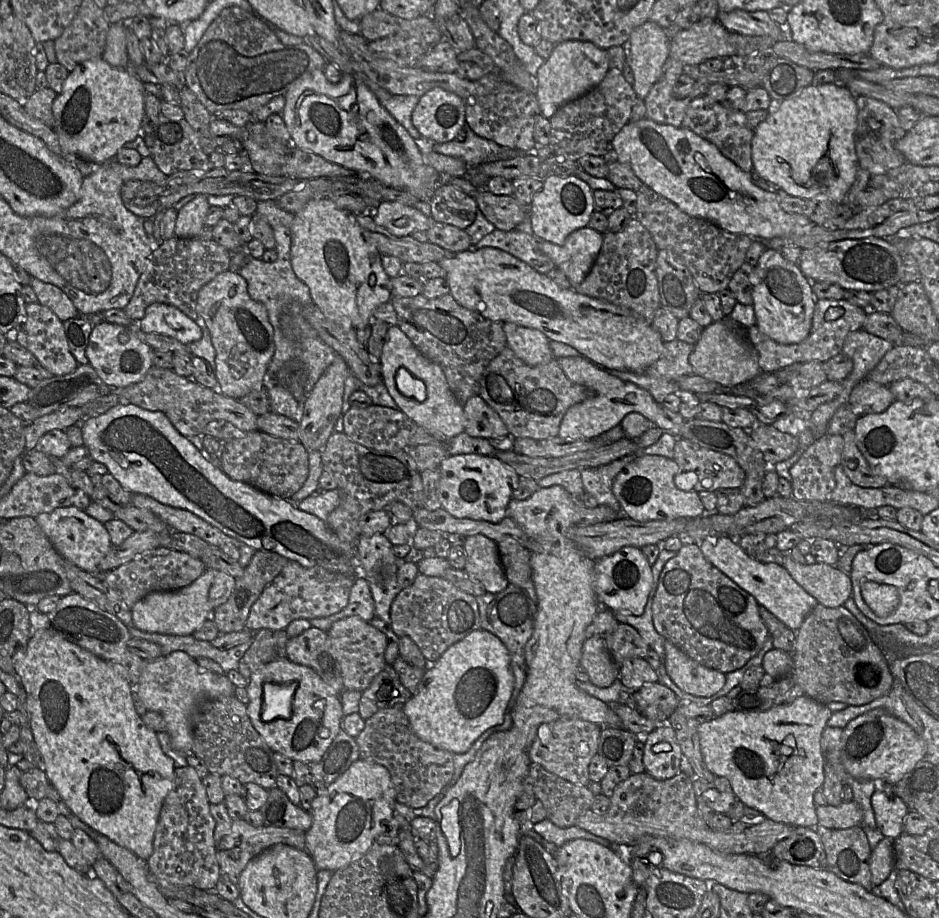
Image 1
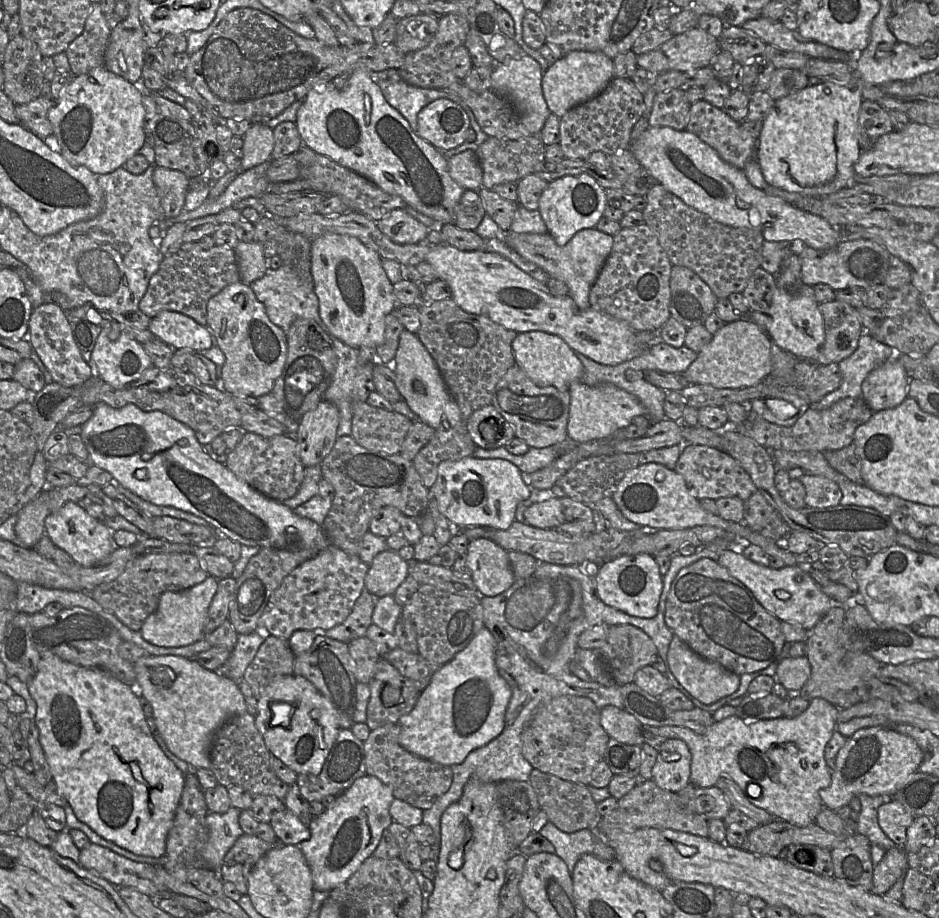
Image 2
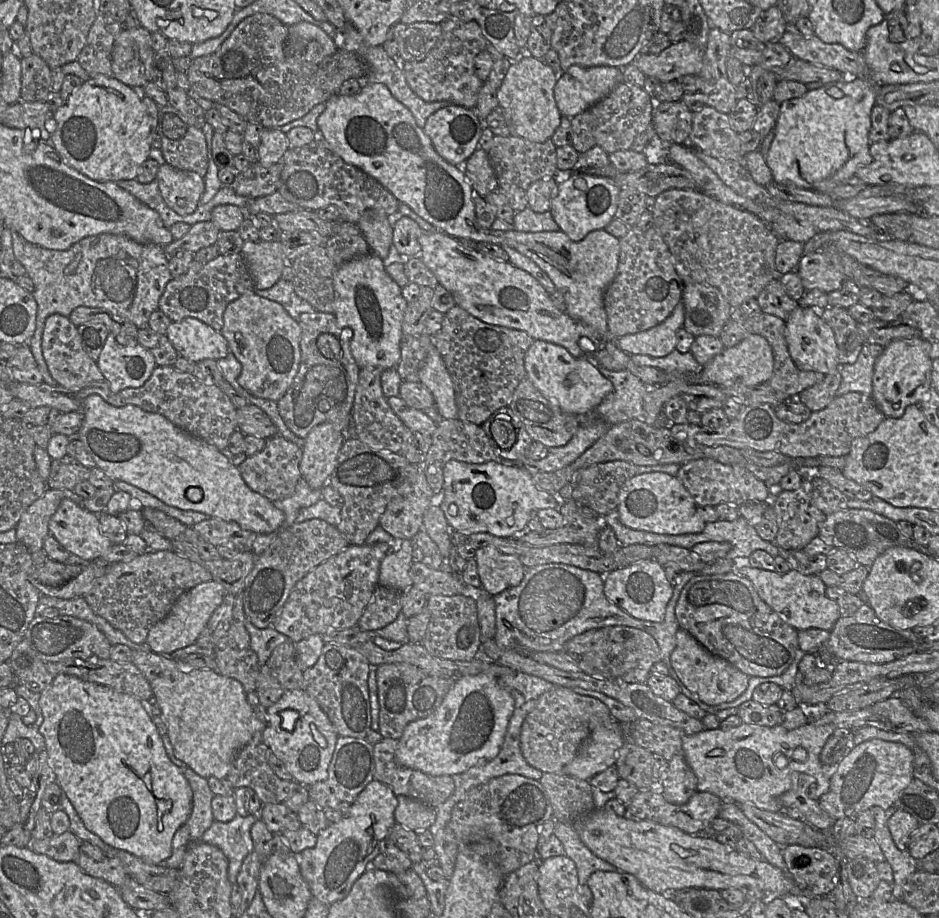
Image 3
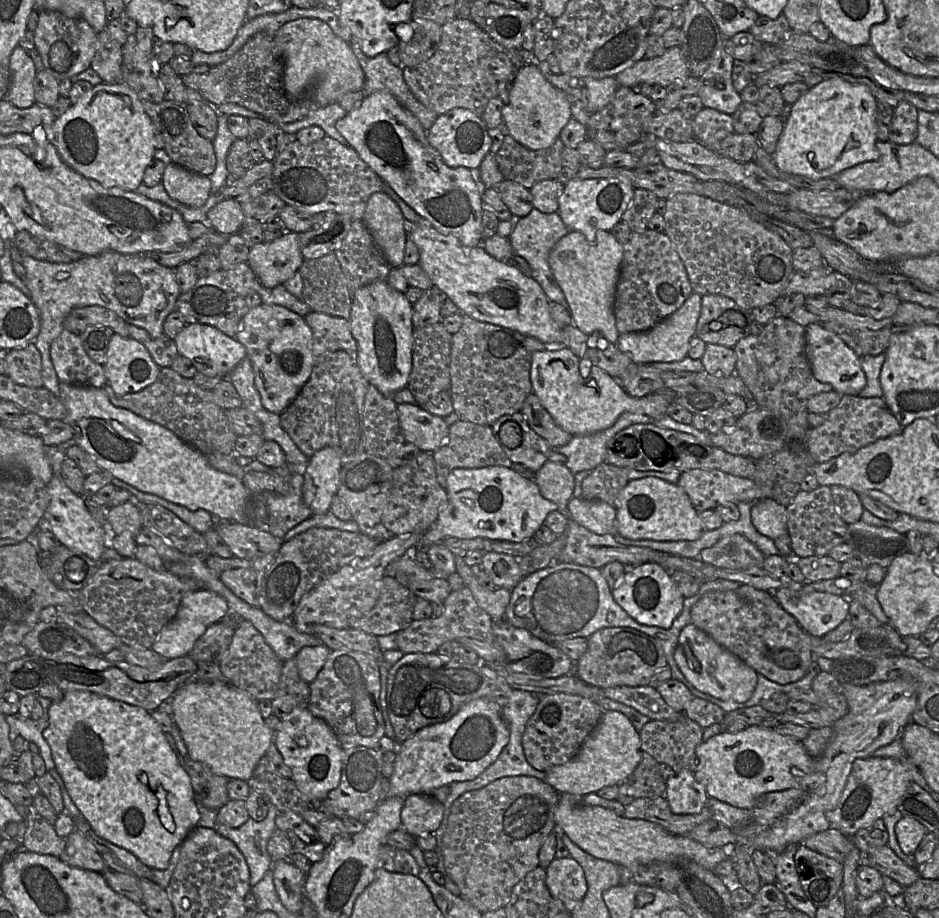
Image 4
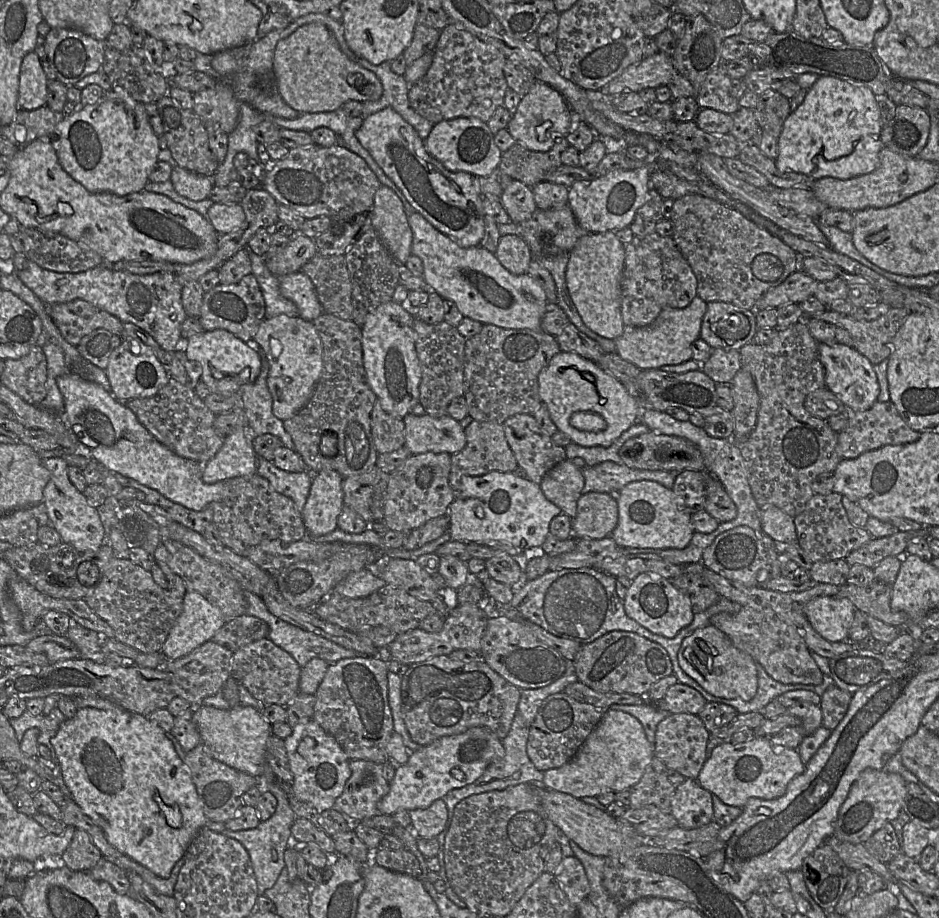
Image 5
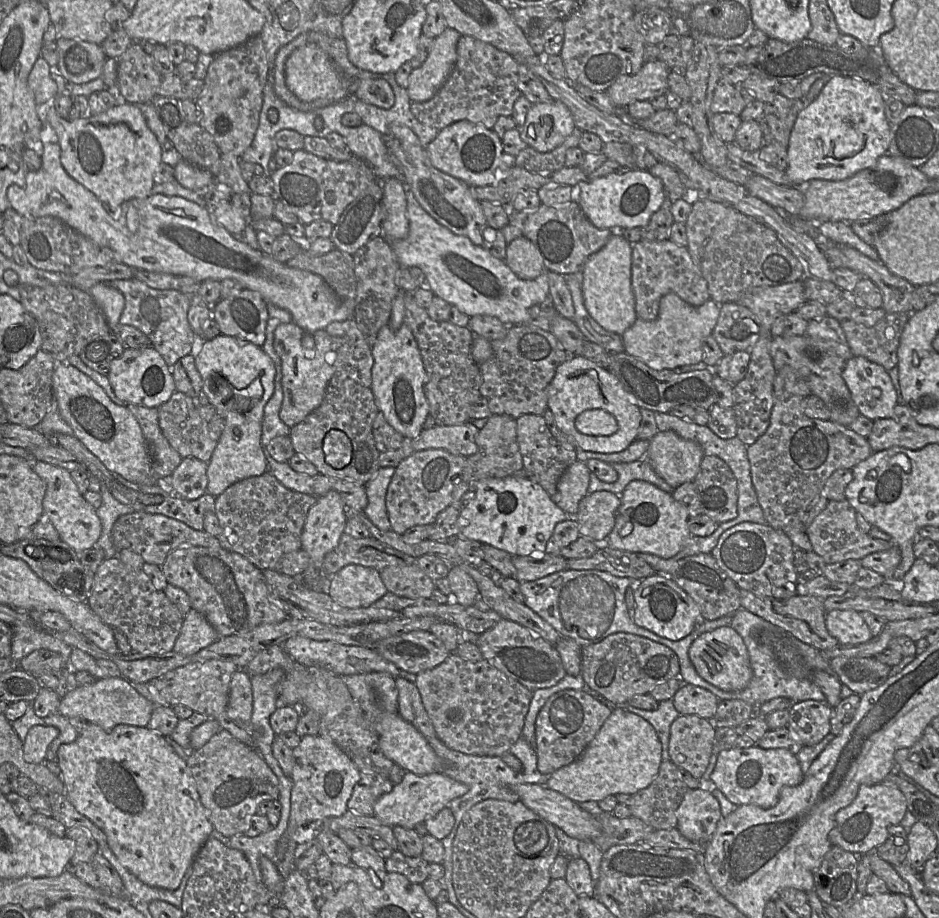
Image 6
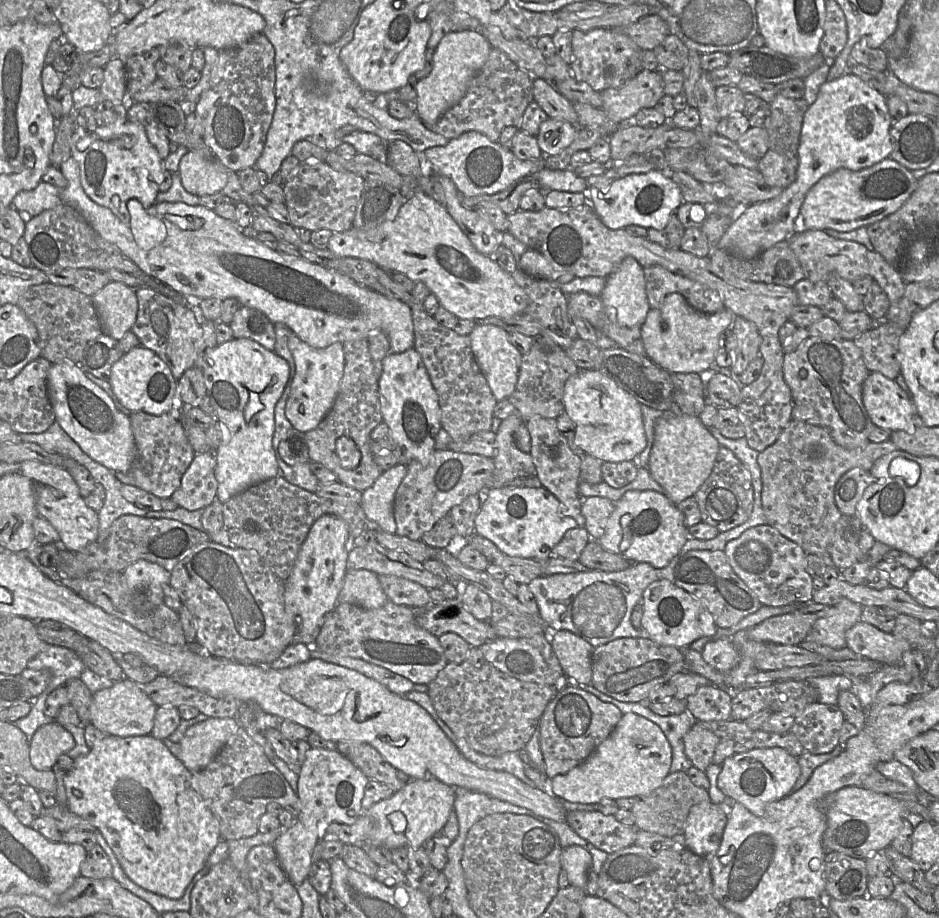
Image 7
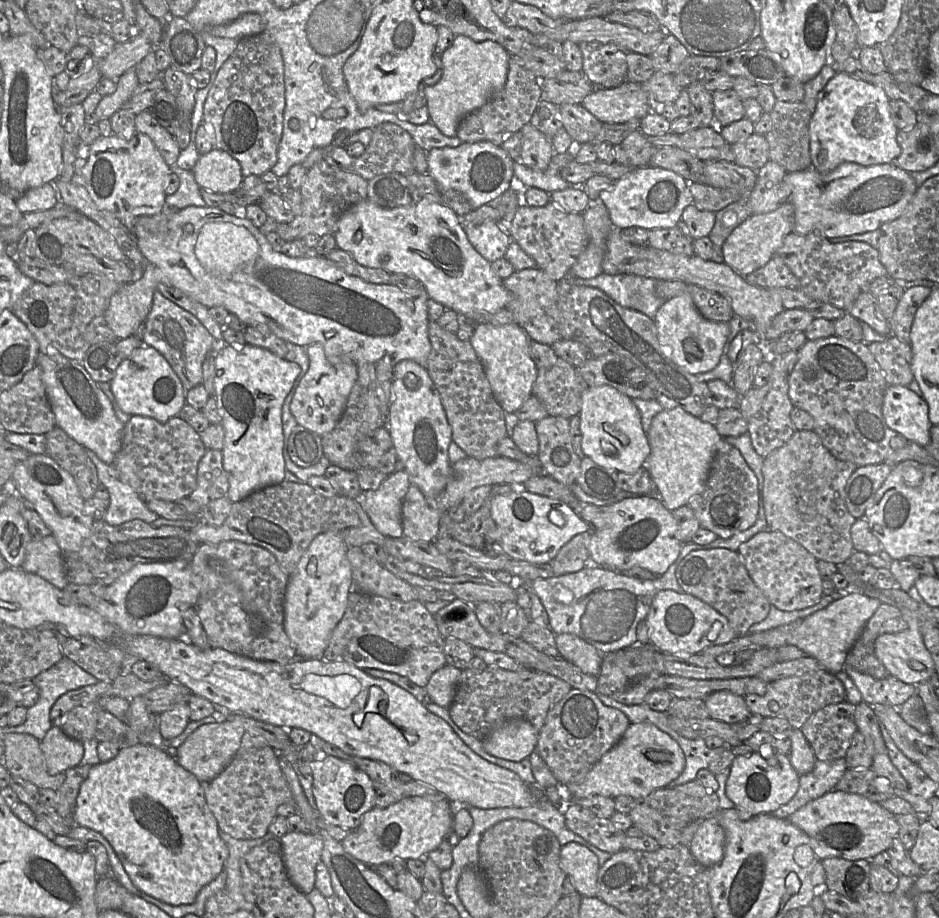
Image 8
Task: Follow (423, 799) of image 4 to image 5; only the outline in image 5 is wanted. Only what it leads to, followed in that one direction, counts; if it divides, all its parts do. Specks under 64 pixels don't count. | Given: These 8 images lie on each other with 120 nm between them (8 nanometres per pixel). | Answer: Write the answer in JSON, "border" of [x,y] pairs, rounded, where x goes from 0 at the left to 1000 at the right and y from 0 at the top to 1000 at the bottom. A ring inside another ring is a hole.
{"border":[[[465,870],[455,880],[436,883],[439,904],[447,913],[463,913],[474,902],[477,880],[473,870]]]}

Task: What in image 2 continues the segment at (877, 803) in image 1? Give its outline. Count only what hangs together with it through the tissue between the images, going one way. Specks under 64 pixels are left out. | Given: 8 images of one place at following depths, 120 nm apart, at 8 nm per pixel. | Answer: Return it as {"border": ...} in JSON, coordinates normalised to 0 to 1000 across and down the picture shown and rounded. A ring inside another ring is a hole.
{"border":[[[954,871],[941,875],[935,880],[936,900],[945,912],[957,923],[963,923],[966,903],[973,891],[969,883]]]}

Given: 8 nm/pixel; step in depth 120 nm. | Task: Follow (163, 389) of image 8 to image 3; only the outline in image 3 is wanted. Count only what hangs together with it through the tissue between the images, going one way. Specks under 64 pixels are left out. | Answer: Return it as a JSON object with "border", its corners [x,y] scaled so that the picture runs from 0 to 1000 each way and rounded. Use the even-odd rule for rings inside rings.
{"border":[[[117,361],[102,397],[120,428],[150,422],[166,400],[161,383],[145,369],[128,376]]]}

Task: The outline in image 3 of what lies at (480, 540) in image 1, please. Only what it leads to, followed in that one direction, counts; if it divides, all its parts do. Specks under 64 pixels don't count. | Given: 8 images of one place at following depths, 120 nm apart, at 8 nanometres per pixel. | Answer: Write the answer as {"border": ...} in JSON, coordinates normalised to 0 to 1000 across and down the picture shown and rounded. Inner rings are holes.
{"border":[[[525,595],[508,598],[505,609],[512,642],[522,649],[528,649],[553,637],[558,630],[560,619],[554,610]]]}

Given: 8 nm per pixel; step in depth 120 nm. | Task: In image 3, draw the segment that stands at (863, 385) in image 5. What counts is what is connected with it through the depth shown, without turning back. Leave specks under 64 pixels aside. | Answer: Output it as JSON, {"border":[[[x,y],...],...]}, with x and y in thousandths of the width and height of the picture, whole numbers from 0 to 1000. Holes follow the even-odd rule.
{"border":[[[851,332],[836,349],[836,368],[847,397],[855,403],[881,407],[894,400],[892,379],[888,362],[875,347],[874,340],[862,333]]]}

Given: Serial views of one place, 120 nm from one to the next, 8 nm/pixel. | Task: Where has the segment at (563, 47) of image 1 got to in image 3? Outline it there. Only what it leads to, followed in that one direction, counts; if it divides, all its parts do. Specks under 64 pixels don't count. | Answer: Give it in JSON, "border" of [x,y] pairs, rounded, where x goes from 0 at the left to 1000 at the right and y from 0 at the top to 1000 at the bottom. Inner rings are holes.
{"border":[[[652,72],[606,73],[590,95],[592,114],[600,127],[609,129],[646,105],[662,90],[661,75]]]}

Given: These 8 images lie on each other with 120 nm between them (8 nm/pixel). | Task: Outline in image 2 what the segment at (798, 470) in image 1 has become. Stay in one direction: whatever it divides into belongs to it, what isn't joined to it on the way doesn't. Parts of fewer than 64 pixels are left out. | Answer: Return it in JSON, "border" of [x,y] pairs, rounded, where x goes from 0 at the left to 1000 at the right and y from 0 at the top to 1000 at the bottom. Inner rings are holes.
{"border":[[[856,515],[851,523],[857,532],[860,552],[881,553],[895,549],[897,536],[890,525],[878,520]]]}

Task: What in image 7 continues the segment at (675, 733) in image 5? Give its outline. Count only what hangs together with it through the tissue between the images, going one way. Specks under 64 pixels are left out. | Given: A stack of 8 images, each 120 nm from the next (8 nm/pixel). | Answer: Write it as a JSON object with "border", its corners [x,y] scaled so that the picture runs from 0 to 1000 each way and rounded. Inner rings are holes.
{"border":[[[740,786],[728,802],[728,818],[738,836],[752,841],[766,807],[764,801]]]}

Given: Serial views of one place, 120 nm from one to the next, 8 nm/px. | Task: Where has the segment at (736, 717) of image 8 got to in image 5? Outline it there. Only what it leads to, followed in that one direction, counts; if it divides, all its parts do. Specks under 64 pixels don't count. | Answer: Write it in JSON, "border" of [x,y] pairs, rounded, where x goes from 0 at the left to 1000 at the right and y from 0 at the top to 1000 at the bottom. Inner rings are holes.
{"border":[[[721,743],[712,748],[704,765],[694,766],[716,778],[743,779],[752,765],[751,760],[739,749]]]}

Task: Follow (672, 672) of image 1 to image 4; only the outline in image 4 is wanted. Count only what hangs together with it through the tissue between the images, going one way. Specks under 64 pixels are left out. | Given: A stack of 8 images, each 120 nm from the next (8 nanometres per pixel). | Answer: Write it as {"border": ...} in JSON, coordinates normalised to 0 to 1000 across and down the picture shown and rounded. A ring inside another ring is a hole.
{"border":[[[738,680],[724,688],[718,719],[729,739],[744,753],[770,764],[794,765],[802,756],[807,733],[786,716],[763,700]]]}

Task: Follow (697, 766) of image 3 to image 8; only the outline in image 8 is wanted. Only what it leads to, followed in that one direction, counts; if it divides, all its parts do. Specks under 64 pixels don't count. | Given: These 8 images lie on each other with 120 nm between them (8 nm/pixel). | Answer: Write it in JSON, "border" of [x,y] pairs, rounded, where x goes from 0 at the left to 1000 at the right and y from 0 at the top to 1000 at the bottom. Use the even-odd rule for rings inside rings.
{"border":[[[800,819],[798,822],[783,825],[774,847],[772,864],[787,885],[788,892],[796,894],[808,887],[823,886],[839,875],[851,858],[852,844],[845,837],[840,822],[821,820],[815,828],[813,822]]]}

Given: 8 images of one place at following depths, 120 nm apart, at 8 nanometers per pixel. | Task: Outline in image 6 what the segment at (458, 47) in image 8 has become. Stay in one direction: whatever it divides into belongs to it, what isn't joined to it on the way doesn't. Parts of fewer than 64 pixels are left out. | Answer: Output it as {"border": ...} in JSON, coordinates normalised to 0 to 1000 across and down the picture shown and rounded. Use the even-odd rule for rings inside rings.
{"border":[[[476,29],[462,42],[461,53],[454,66],[437,81],[433,100],[438,111],[458,109],[474,90],[485,71],[487,47],[491,39],[488,34]]]}

